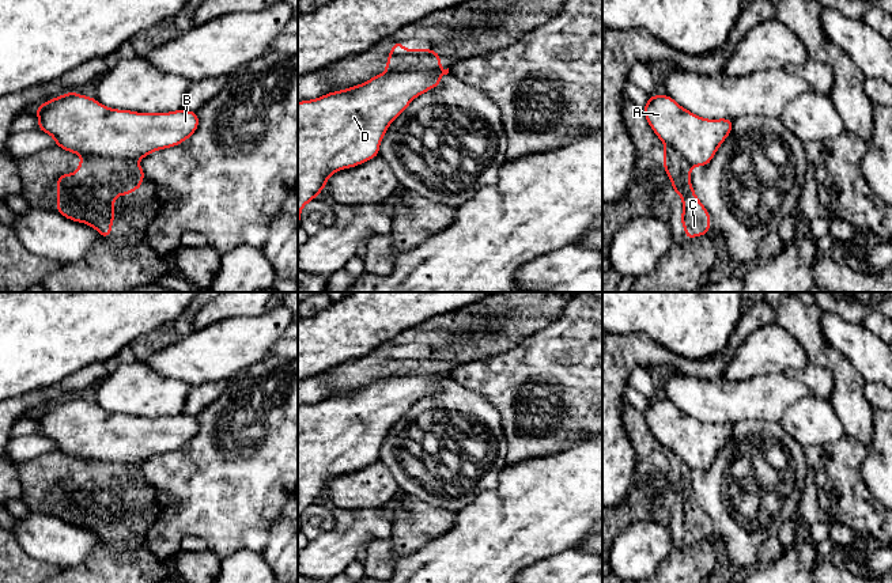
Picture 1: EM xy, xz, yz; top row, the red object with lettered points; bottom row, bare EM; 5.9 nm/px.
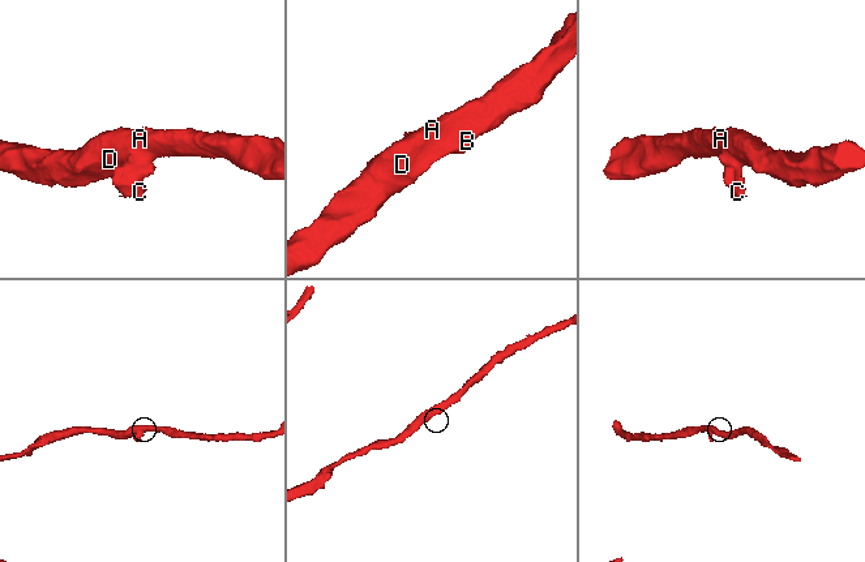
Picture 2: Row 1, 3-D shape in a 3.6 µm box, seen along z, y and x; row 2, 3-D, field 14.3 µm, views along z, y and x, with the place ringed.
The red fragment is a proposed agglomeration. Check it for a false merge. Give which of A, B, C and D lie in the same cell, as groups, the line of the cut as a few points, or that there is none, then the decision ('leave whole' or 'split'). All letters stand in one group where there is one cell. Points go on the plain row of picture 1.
A B D / C; cut in xz along (439, 371), (435, 374), (390, 375), (384, 378); split

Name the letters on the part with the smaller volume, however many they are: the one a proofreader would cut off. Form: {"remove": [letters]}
{"remove": ["C"]}

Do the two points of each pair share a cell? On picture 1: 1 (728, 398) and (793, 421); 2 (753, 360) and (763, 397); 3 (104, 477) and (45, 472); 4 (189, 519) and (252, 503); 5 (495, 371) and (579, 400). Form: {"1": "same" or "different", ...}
{"1": "different", "2": "different", "3": "same", "4": "same", "5": "same"}

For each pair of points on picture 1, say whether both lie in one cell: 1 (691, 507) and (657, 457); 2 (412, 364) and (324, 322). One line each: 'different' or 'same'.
1: same
2: different

